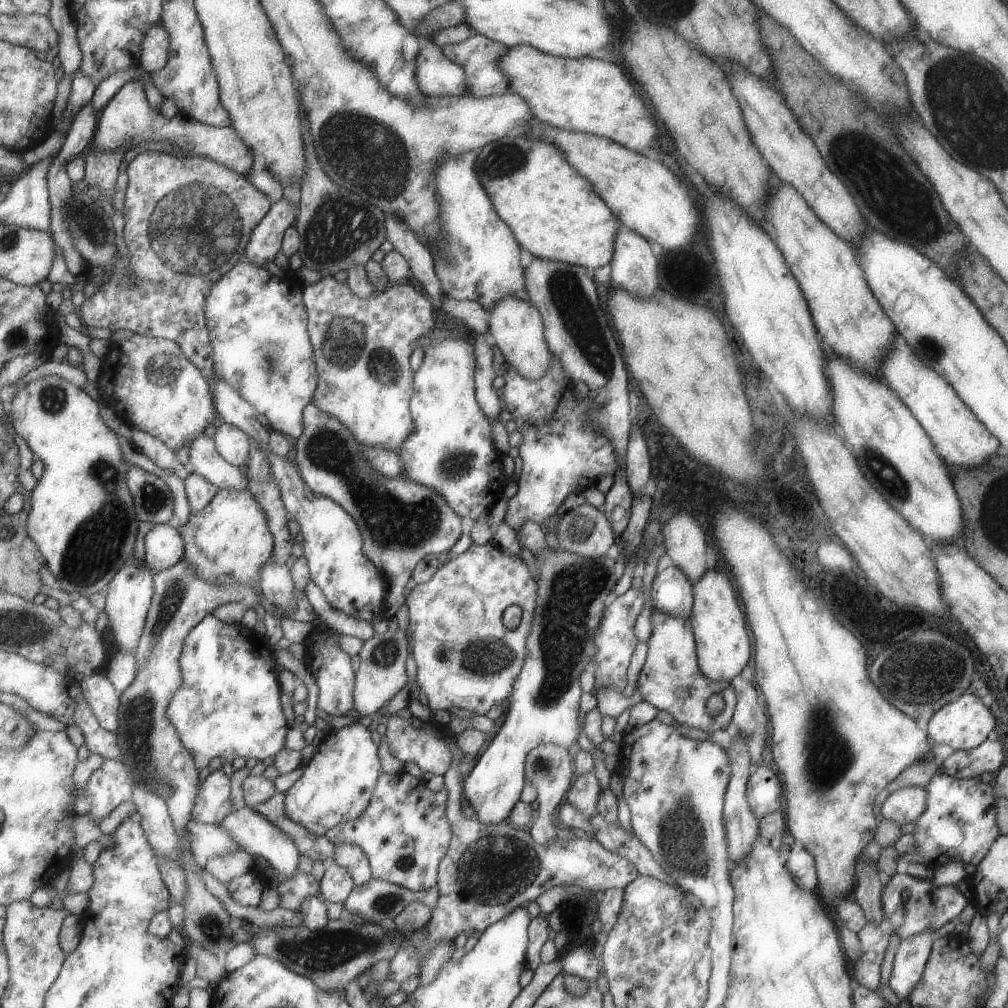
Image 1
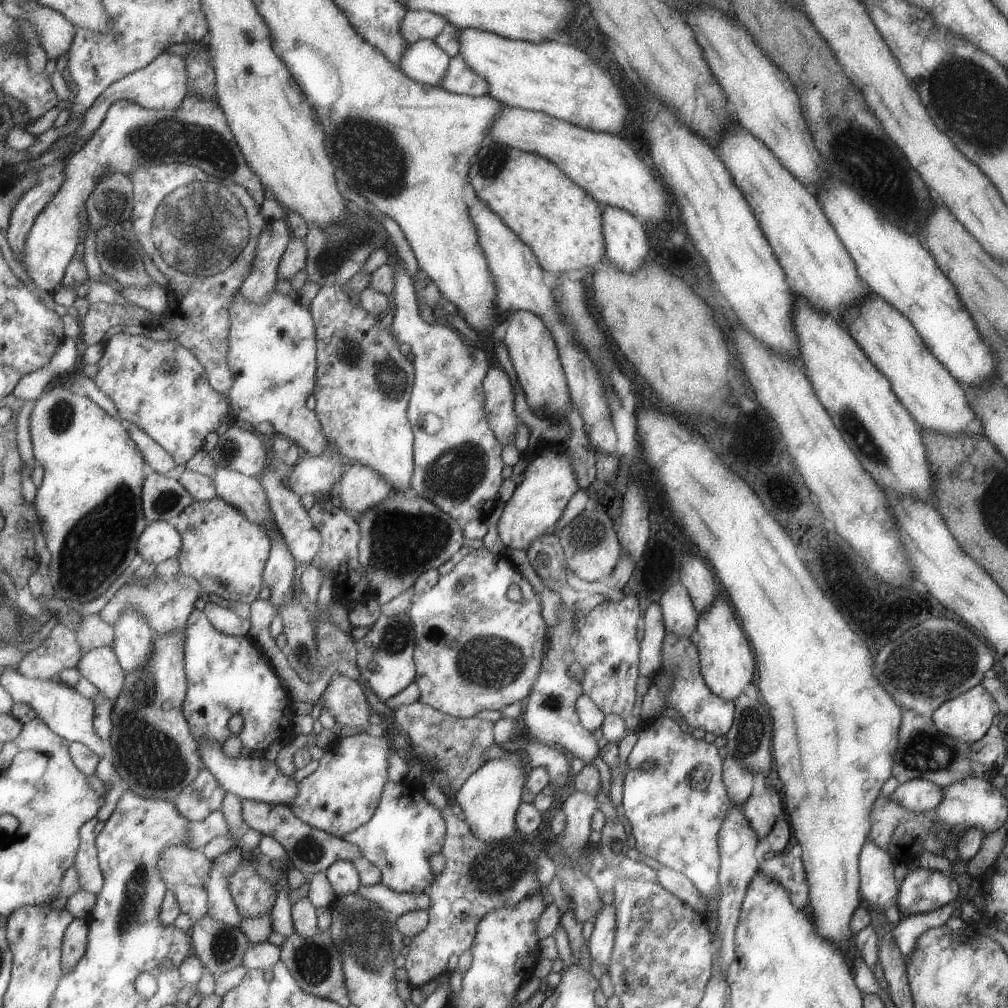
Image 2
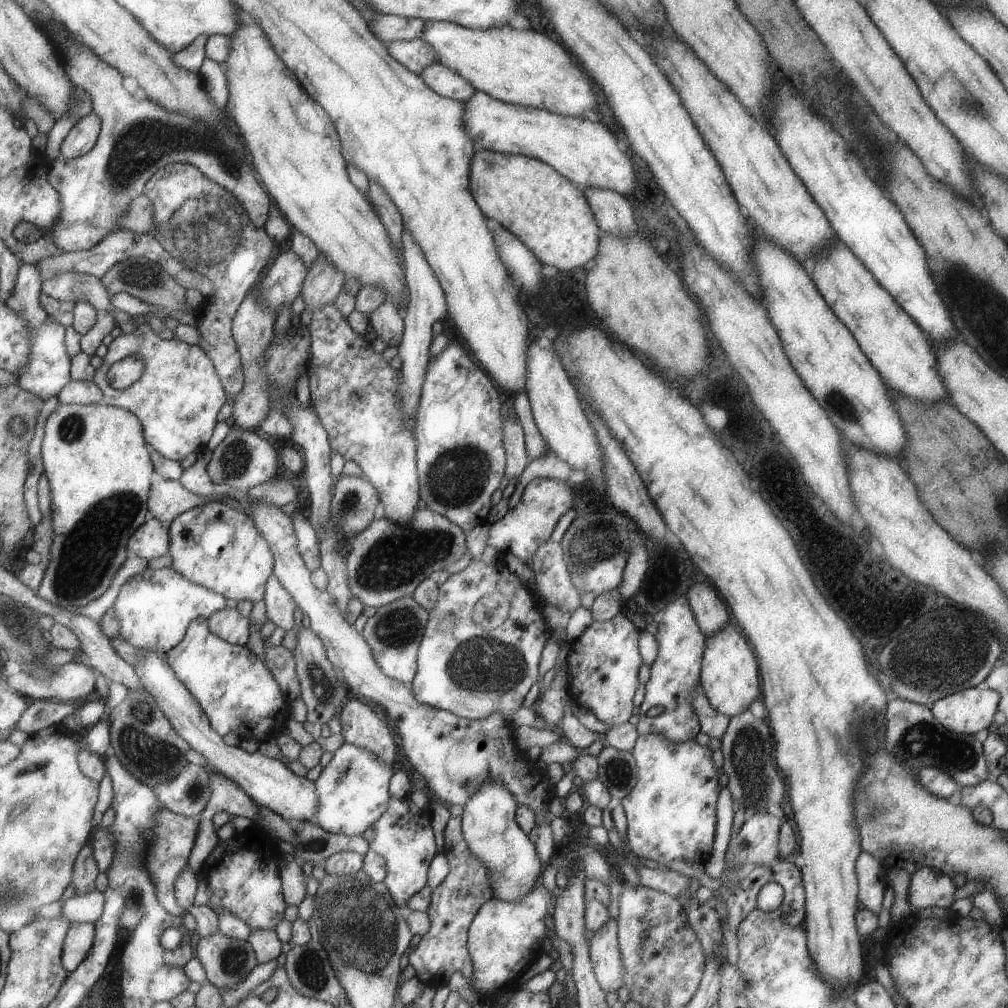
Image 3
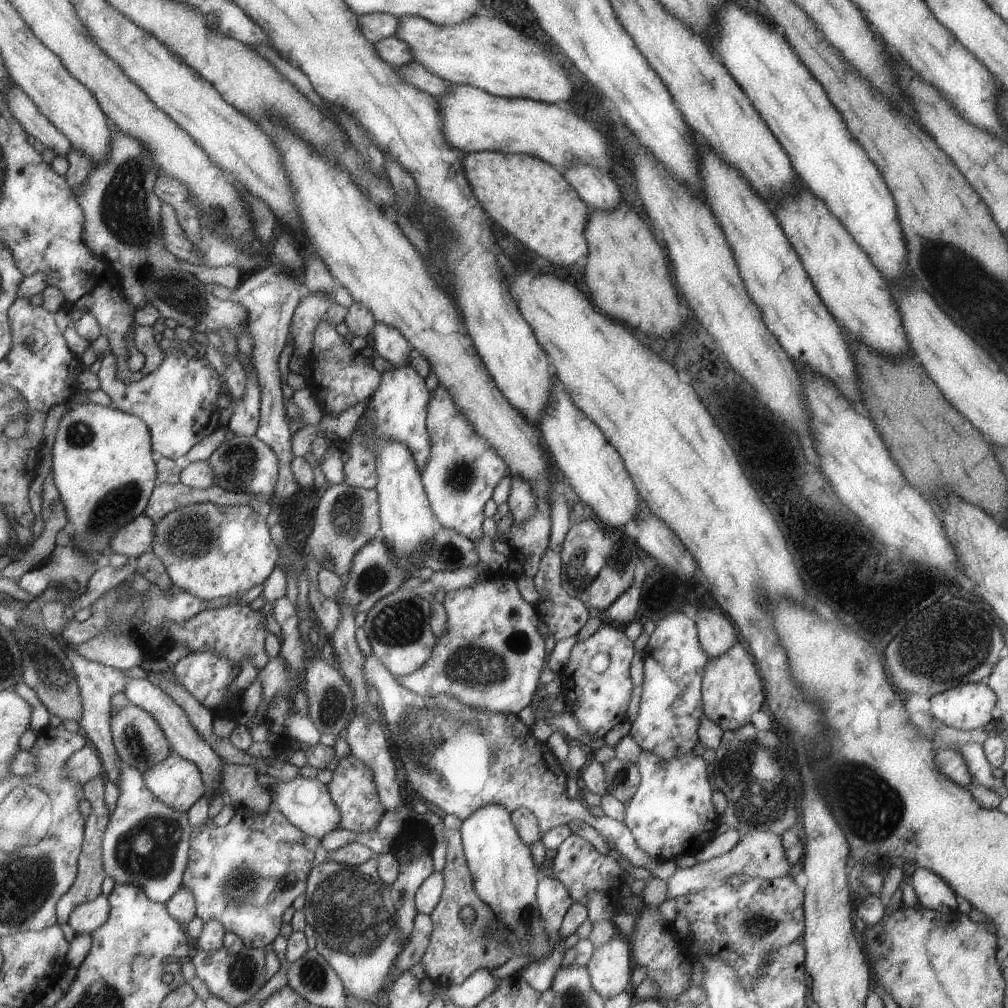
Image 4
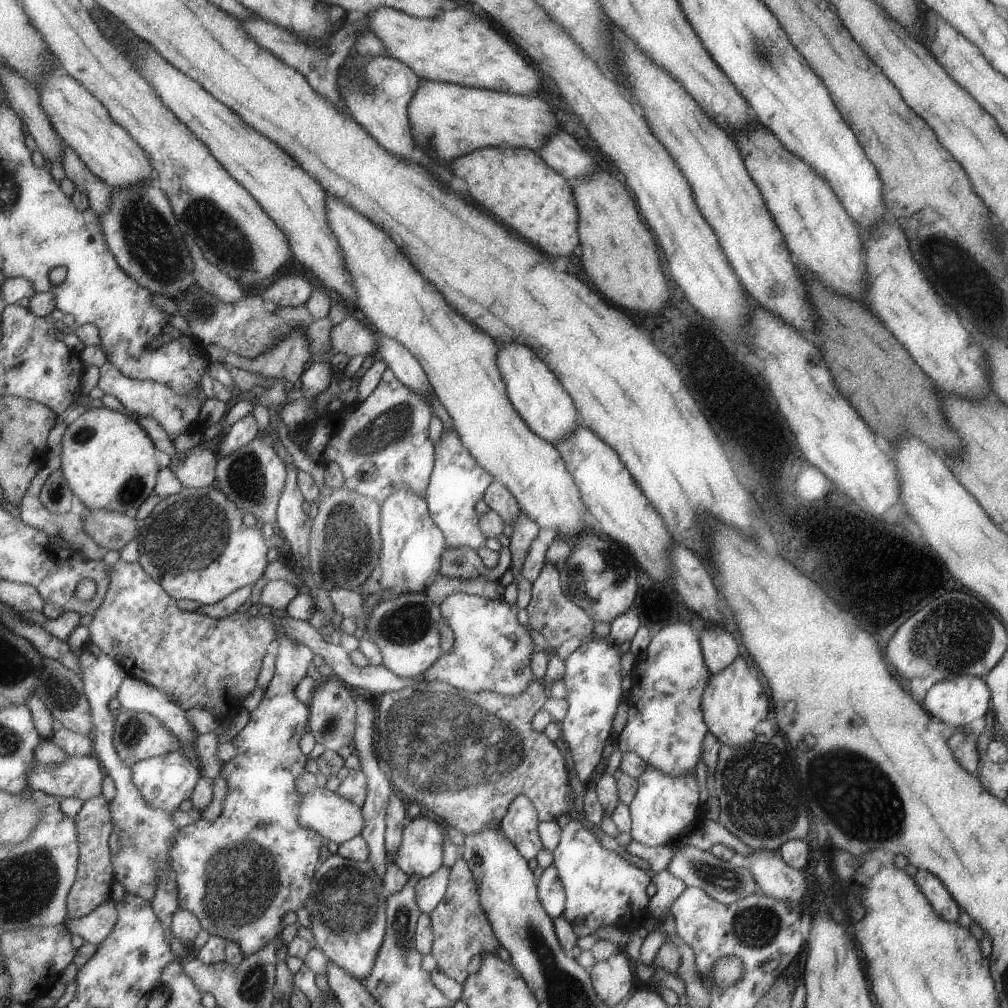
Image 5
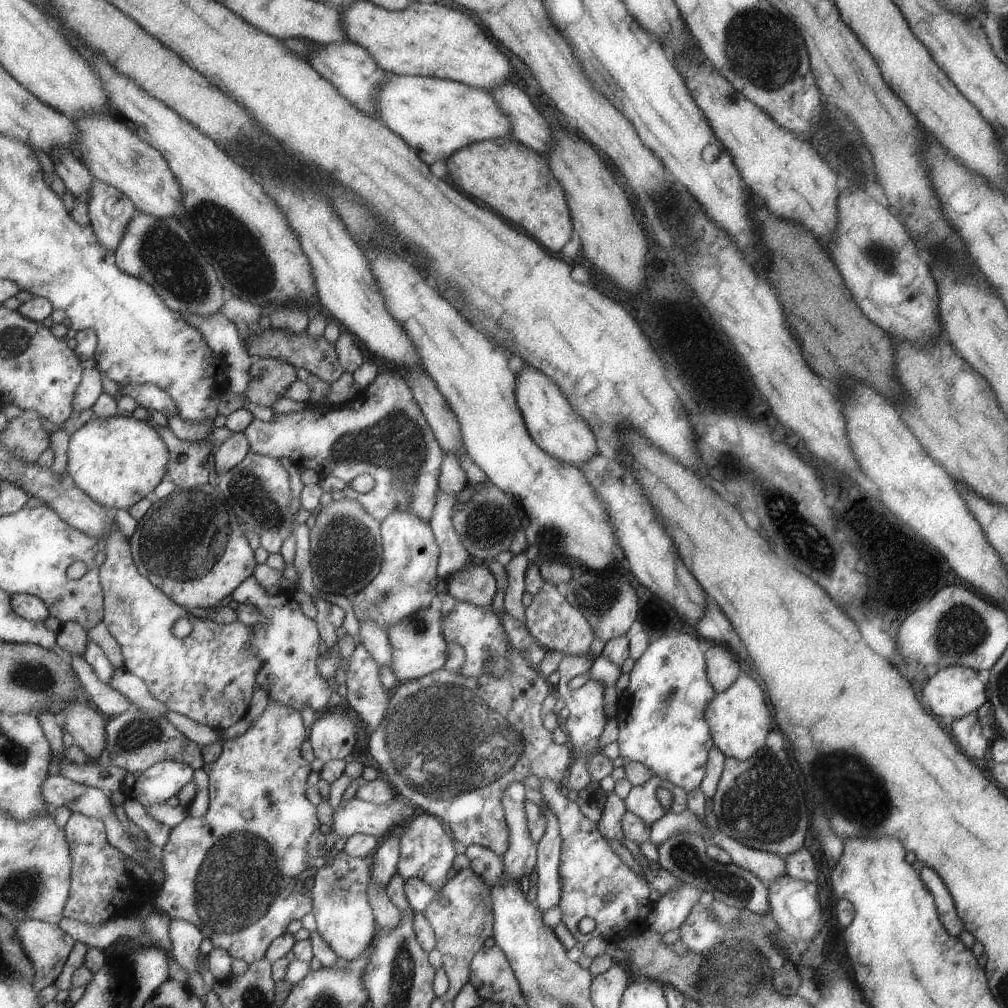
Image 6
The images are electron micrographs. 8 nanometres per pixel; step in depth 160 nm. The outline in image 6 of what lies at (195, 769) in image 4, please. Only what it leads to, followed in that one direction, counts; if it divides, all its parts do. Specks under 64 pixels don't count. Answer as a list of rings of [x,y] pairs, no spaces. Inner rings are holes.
[[[161,761],[145,772],[128,772],[121,792],[125,798],[135,799],[143,807],[165,804],[194,780],[195,771],[187,763]]]

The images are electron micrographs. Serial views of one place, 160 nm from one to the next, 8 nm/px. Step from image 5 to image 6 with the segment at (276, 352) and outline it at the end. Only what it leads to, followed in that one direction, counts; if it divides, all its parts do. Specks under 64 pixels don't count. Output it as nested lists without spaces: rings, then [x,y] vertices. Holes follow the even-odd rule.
[[[255,355],[251,367],[252,382],[246,396],[255,404],[273,406],[285,396],[288,388],[296,382],[299,369],[288,362],[273,357]]]

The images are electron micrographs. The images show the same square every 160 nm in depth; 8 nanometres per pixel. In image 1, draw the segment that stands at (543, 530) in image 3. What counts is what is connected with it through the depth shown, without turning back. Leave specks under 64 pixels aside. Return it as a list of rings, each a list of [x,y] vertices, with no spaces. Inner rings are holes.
[[[552,354],[547,372],[533,381],[518,375],[513,367],[507,367],[507,372],[499,377],[497,383],[502,390],[501,406],[511,414],[511,420],[516,424],[515,430],[520,432],[523,440],[518,447],[521,458],[521,471],[516,482],[518,491],[506,500],[502,519],[514,531],[518,531],[525,521],[537,523],[545,530],[545,522],[556,514],[557,508],[569,493],[582,493],[595,486],[598,476],[602,474],[614,476],[618,466],[616,454],[604,429],[596,422],[596,417],[592,416],[590,399],[587,396],[580,400],[574,398],[573,391],[567,386],[571,380],[564,375],[557,357]]]

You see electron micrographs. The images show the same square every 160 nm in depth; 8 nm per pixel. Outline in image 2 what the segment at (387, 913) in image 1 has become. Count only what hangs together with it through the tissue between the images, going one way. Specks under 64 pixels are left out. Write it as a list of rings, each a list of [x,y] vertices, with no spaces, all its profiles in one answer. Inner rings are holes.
[[[382,882],[363,886],[359,892],[372,900],[376,906],[394,915],[401,916],[409,911],[426,911],[429,897],[426,891],[418,893],[398,893]]]

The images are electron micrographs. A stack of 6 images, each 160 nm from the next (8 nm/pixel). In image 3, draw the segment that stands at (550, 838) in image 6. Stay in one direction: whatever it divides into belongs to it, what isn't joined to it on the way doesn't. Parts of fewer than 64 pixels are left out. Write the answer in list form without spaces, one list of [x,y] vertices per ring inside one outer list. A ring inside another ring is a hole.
[[[538,882],[517,903],[506,903],[491,897],[477,909],[468,924],[467,948],[473,967],[469,982],[483,998],[490,999],[493,994],[514,985],[525,964],[541,954],[541,944],[547,938],[543,916],[549,913],[547,906],[552,898],[553,893]]]

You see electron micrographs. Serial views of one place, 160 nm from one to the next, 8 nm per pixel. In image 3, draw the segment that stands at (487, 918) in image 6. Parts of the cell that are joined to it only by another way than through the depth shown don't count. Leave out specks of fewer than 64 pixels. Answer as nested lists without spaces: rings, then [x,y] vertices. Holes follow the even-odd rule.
[[[450,817],[443,827],[444,843],[441,852],[447,858],[448,875],[432,888],[426,910],[430,920],[429,930],[416,938],[416,948],[408,955],[408,964],[414,968],[415,976],[433,988],[440,984],[447,985],[454,972],[460,972],[468,981],[472,979],[473,967],[467,948],[468,924],[473,920],[477,909],[492,897],[488,887],[488,872],[469,852],[460,832],[460,823],[460,817]]]

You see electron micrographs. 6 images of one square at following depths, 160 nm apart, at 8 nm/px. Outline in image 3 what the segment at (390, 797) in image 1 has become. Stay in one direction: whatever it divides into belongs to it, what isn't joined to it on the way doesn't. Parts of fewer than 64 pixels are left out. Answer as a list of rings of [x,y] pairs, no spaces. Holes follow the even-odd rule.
[[[393,792],[389,810],[362,836],[369,841],[371,850],[384,856],[388,868],[384,883],[396,903],[405,909],[408,900],[426,885],[428,866],[439,852],[430,814],[427,810],[419,810],[408,796],[401,798]]]

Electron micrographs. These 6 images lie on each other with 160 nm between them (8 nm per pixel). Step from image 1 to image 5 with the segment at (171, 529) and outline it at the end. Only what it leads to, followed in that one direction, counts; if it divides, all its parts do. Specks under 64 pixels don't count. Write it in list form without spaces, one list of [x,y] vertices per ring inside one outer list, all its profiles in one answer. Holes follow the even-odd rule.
[[[85,507],[85,530],[94,541],[105,550],[121,552],[125,545],[137,539],[140,521],[125,513],[109,509],[89,509]]]

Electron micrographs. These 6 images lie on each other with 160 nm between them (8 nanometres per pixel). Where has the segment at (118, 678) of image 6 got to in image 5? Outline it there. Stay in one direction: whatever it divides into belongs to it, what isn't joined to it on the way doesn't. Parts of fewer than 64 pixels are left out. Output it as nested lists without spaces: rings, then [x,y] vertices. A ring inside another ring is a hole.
[[[133,675],[127,676],[122,682],[118,697],[123,709],[147,711],[160,718],[164,725],[186,744],[187,756],[200,768],[200,761],[196,756],[196,747],[194,746],[198,735],[193,730],[193,726],[189,724],[189,720],[185,718],[184,708],[181,708],[179,703],[170,699],[165,691]]]

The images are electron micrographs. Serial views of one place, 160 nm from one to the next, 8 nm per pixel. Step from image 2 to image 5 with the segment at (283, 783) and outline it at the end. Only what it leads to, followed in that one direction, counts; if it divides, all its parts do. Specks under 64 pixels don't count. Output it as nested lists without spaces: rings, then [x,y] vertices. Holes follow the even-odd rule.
[[[326,787],[304,796],[298,817],[302,825],[339,844],[361,835],[366,825],[363,809],[358,804]]]

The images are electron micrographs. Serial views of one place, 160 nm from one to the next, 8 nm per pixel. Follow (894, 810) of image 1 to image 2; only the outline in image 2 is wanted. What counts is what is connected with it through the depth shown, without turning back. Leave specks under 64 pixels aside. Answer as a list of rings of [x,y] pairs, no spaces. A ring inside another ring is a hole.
[[[913,779],[901,783],[890,798],[907,810],[922,813],[935,808],[942,799],[942,790],[925,779]]]

